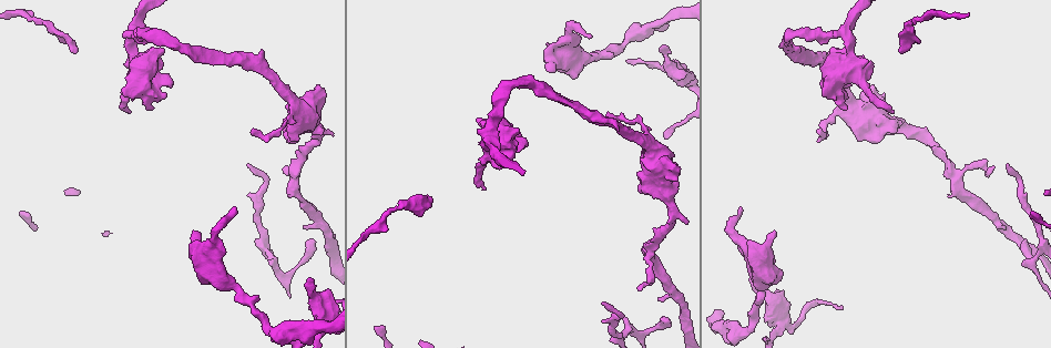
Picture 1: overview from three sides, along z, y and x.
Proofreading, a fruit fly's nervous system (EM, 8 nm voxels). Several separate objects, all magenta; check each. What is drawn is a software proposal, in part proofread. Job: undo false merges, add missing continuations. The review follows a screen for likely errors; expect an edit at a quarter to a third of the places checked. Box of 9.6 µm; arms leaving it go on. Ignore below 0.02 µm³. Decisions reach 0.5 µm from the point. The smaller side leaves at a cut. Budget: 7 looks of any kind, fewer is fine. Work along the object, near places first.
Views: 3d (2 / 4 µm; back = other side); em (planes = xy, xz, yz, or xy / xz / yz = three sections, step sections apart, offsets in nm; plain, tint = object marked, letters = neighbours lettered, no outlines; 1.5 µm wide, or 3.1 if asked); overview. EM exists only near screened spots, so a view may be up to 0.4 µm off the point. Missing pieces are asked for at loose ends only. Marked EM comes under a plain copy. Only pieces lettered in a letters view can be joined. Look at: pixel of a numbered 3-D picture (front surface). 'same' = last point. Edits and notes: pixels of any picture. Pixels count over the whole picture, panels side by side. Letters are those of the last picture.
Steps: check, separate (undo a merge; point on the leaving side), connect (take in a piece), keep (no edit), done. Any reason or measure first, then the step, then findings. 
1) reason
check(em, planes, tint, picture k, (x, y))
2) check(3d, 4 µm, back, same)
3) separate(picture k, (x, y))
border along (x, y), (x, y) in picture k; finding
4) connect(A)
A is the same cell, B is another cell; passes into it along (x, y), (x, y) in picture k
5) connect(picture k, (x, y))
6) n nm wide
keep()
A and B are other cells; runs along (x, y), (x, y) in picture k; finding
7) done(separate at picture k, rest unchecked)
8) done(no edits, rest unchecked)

an open end
check(em, yz, step 4, tint, picture 1, (663, 44))

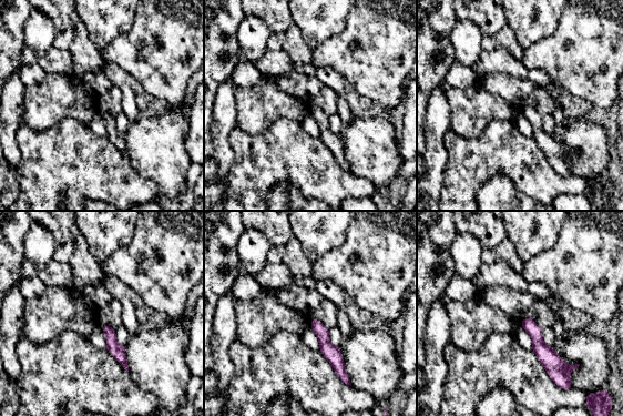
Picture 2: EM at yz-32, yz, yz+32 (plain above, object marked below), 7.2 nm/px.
another direction
check(em, planes, letters, same)

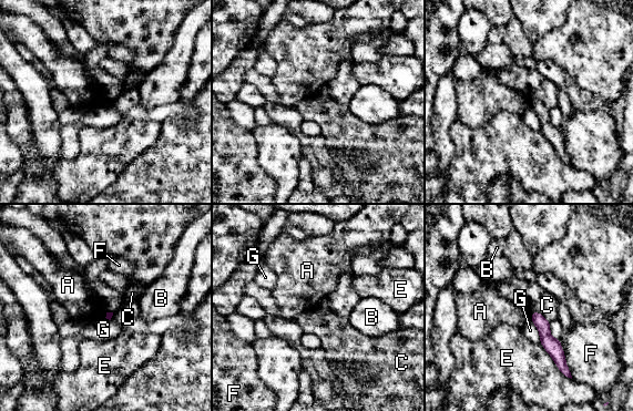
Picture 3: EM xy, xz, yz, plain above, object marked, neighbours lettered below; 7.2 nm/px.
keep()
A, B, C, E, F and G are other cells; runs along (533, 315), (563, 368) in picture 3; no lettered piece goes on from it

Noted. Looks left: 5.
thin end
check(em, planes, letters, picture 1, (664, 138))

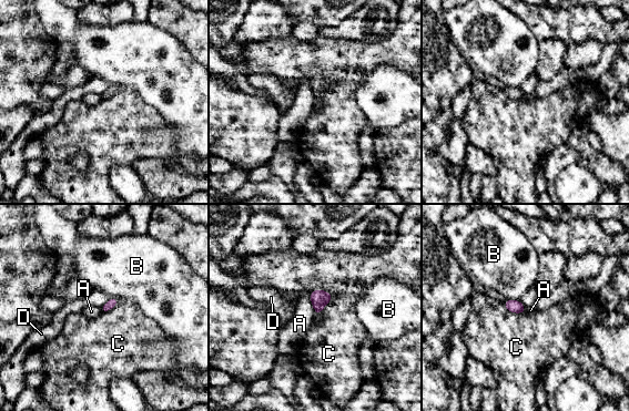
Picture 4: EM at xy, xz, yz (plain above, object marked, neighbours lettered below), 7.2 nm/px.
keep()
A, B, C and D are other cells; border along (308, 296), (316, 314) in picture 4; no lettered piece goes on from it

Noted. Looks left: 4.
check(em, xy, step 8, tint, picture 1, (875, 87))

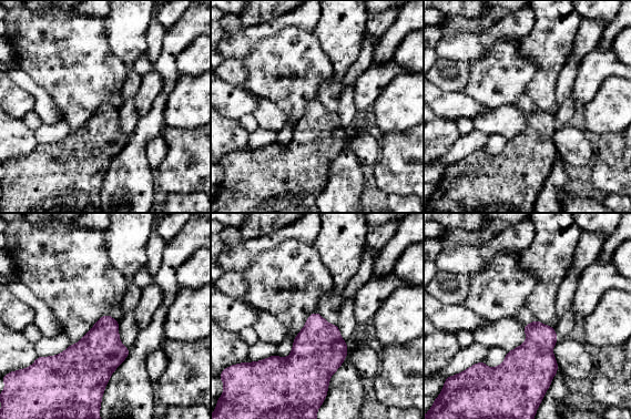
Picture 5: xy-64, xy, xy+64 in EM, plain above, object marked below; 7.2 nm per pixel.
check(em, planes, letters, same)

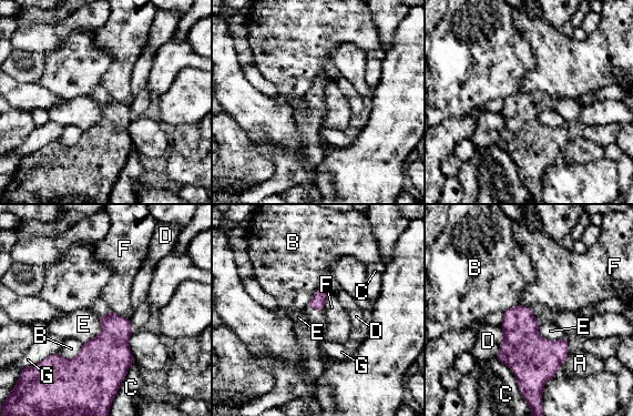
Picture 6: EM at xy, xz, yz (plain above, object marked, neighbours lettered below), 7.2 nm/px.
keep()
A, B, C, D, E, F and G are other cells; border along (329, 291), (323, 311) in picture 6; none of them fits

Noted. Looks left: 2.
done(no edits, rest unchecked)

